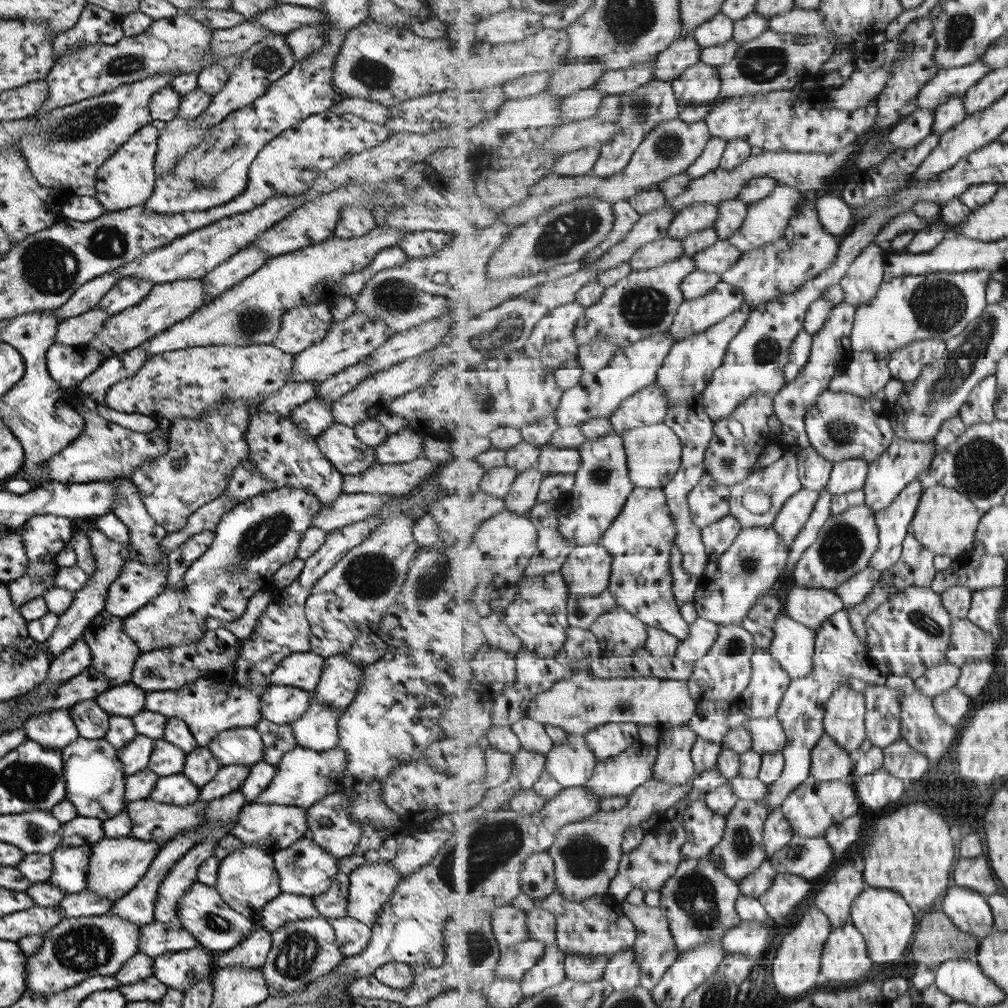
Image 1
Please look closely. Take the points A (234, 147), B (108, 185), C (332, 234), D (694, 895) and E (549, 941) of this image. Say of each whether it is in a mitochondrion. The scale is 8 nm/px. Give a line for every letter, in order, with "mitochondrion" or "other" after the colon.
A: mitochondrion
B: other
C: other
D: mitochondrion
E: other

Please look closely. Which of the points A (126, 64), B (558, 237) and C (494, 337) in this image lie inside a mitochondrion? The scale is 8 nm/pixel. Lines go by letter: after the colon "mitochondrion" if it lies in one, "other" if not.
A: mitochondrion
B: mitochondrion
C: mitochondrion

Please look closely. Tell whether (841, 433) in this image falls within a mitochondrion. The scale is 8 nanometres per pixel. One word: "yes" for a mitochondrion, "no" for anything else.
yes

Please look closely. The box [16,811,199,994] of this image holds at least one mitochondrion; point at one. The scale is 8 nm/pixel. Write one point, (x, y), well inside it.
(86, 947)

